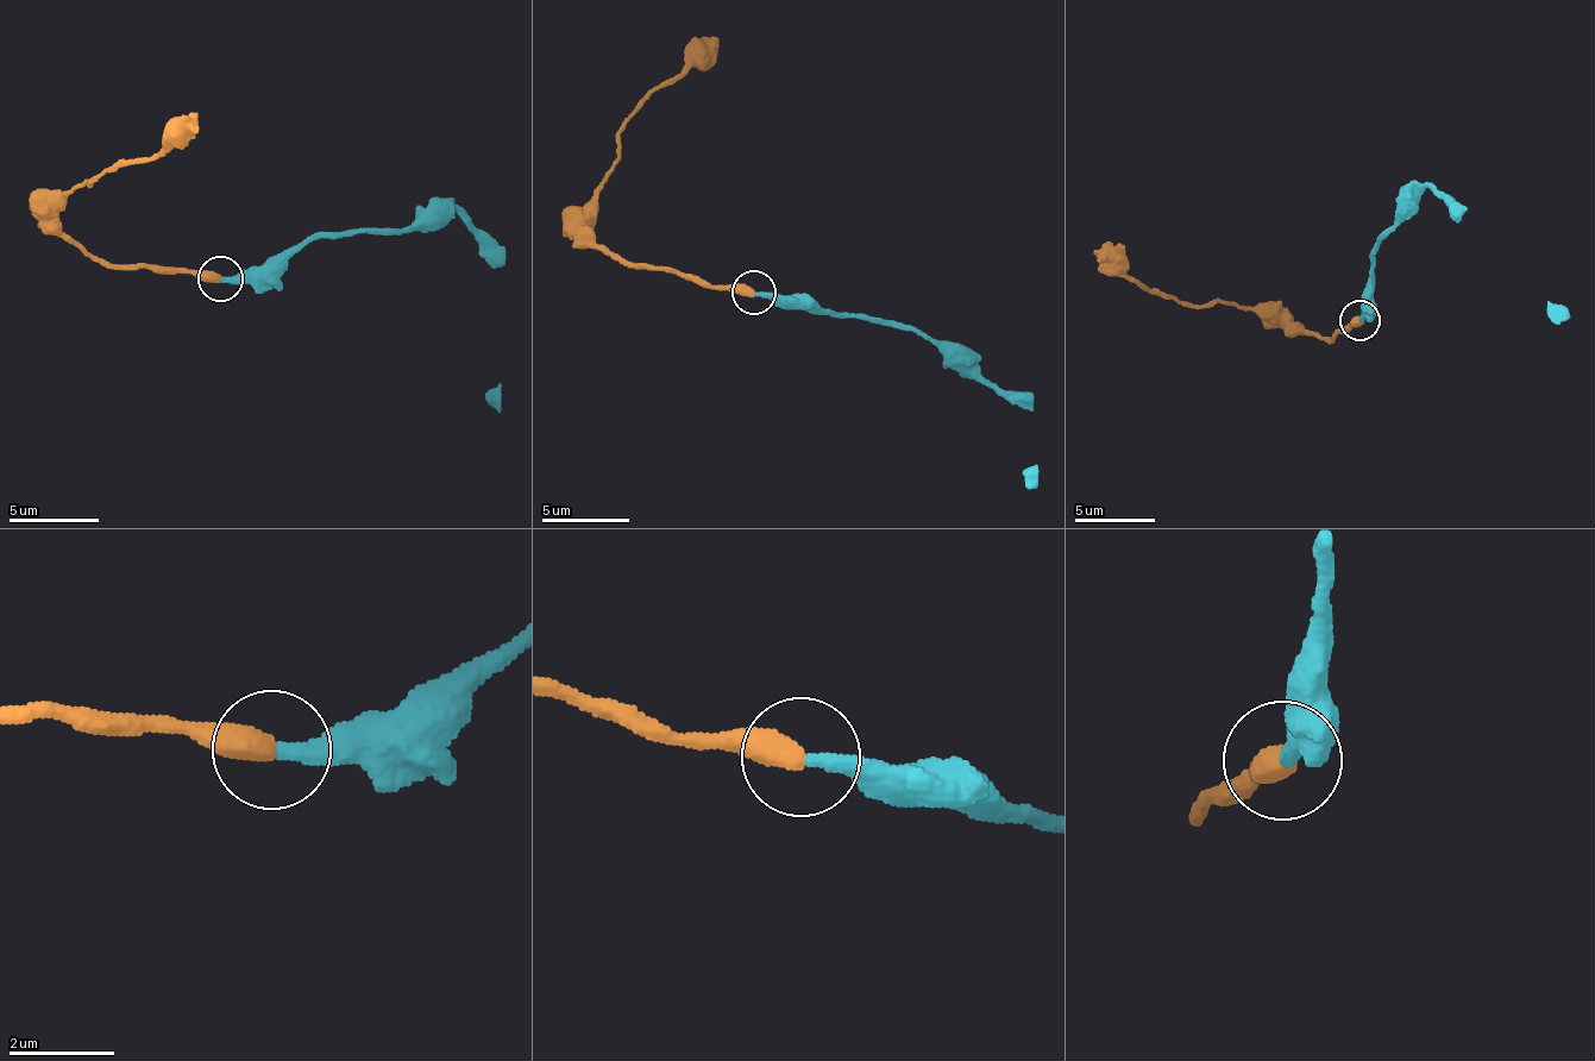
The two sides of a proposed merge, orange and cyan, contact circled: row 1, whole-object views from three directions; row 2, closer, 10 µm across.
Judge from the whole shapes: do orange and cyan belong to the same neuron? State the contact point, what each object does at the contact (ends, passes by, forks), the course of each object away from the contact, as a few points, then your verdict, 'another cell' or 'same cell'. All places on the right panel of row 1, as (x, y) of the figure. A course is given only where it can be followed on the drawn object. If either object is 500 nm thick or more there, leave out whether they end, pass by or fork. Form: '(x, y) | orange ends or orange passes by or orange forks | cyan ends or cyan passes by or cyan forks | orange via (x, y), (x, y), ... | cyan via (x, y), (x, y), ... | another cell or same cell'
(1360, 320) | orange via (1361, 321), (1327, 339), (1238, 305), (1186, 303), (1136, 286), (1101, 244) | cyan via (1361, 320), (1373, 255), (1383, 236), (1413, 201), (1430, 189), (1460, 223), (1569, 320) | same cell

